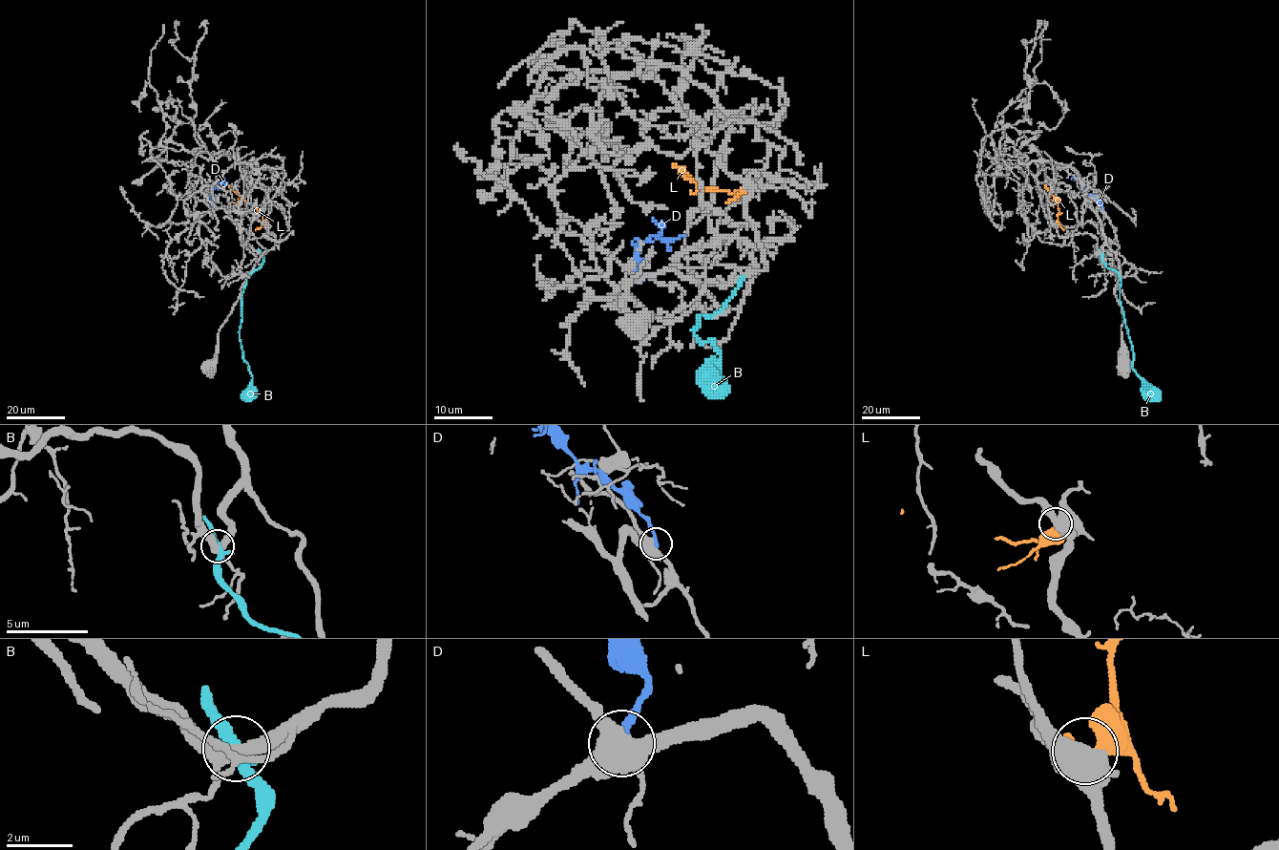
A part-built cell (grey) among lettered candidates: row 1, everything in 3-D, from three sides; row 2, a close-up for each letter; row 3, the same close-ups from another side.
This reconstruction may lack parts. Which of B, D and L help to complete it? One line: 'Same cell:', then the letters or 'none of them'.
Same cell: none of them

